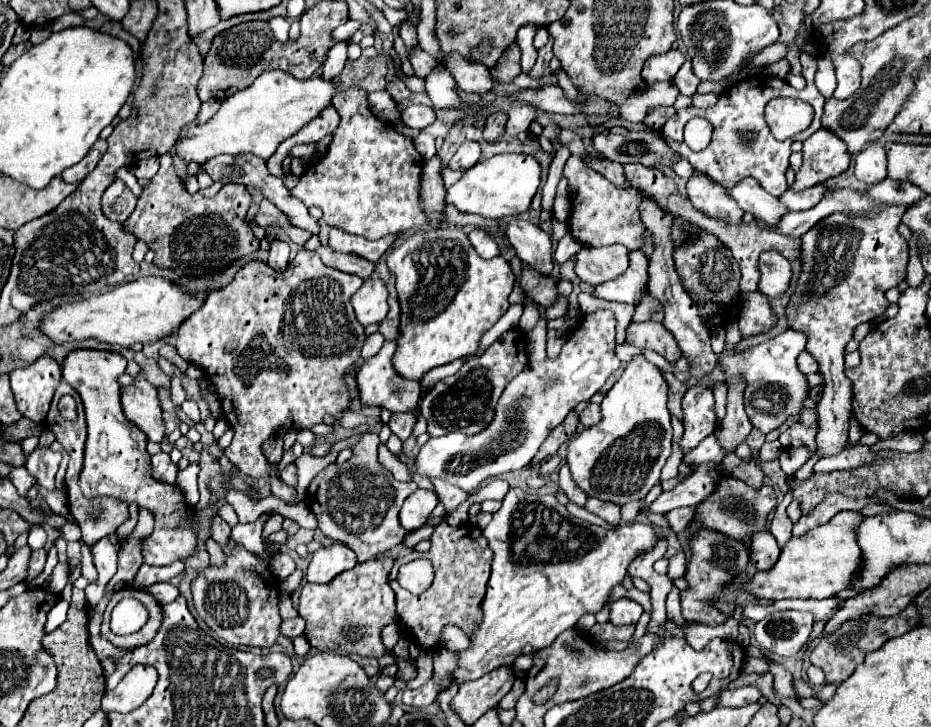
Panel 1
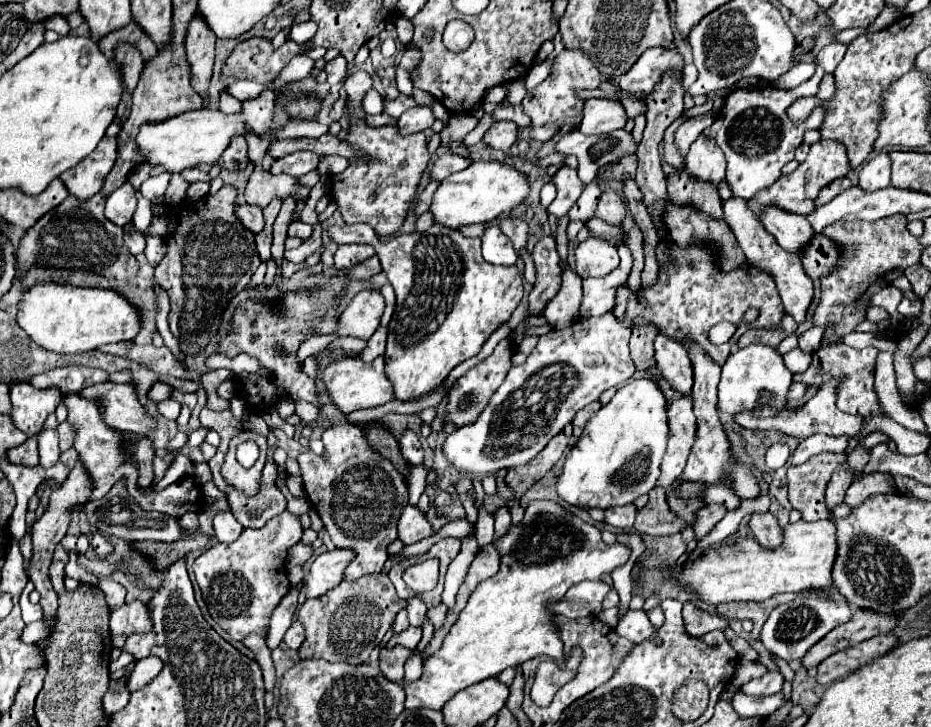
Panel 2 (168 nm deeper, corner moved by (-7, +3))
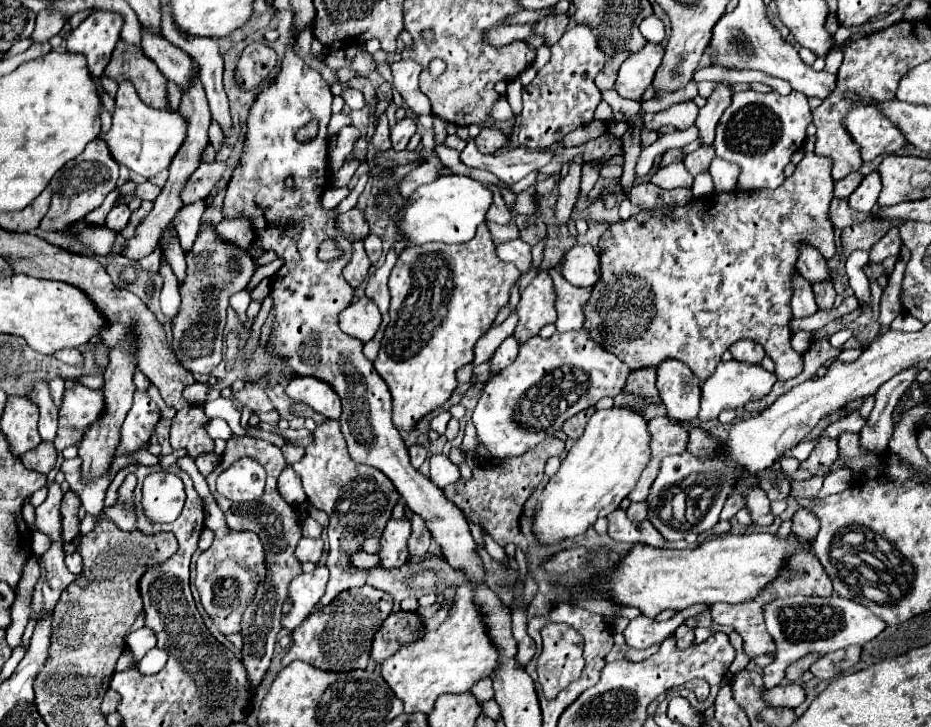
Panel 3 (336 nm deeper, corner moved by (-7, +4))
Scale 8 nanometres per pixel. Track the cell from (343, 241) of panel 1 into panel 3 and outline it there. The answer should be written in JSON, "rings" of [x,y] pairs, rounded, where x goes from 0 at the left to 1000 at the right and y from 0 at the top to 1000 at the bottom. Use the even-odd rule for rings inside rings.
{"rings":[[[381,331],[377,359],[368,370],[368,381],[373,384],[373,389],[377,395],[386,395],[392,387],[396,367],[398,367],[398,362],[396,362],[396,354],[394,354],[394,348],[390,343],[390,331]]]}

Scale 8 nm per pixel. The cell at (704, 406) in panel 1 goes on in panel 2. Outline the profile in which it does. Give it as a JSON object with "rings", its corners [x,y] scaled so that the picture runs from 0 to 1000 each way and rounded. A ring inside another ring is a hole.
{"rings":[[[727,547],[716,558],[719,608],[710,635],[710,652],[704,669],[719,671],[734,649],[742,611],[747,608],[747,572],[742,547]]]}

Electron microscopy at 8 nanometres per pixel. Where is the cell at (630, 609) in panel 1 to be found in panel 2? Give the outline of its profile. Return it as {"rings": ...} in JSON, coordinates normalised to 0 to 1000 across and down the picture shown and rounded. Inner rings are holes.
{"rings":[[[676,839],[663,858],[661,869],[665,869],[665,875],[678,878],[680,886],[689,886],[693,880],[701,880],[706,872],[706,864],[701,864],[693,839]]]}

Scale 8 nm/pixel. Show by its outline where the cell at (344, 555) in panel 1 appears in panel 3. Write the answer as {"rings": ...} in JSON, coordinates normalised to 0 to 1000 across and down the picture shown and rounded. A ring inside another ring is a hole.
{"rings":[[[343,774],[336,788],[323,788],[313,799],[310,821],[315,827],[315,838],[308,849],[302,851],[304,865],[315,868],[338,838],[338,829],[343,829],[343,824],[347,821],[351,796],[353,796],[351,777]]]}

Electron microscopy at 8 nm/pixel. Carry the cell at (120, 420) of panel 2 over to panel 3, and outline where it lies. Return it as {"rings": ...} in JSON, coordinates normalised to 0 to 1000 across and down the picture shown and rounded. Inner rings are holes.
{"rings":[[[83,530],[76,538],[70,538],[68,557],[63,563],[63,593],[59,601],[59,618],[68,620],[74,612],[85,612],[89,604],[89,593],[102,576],[106,576],[111,565],[111,538],[96,535],[91,530]]]}

